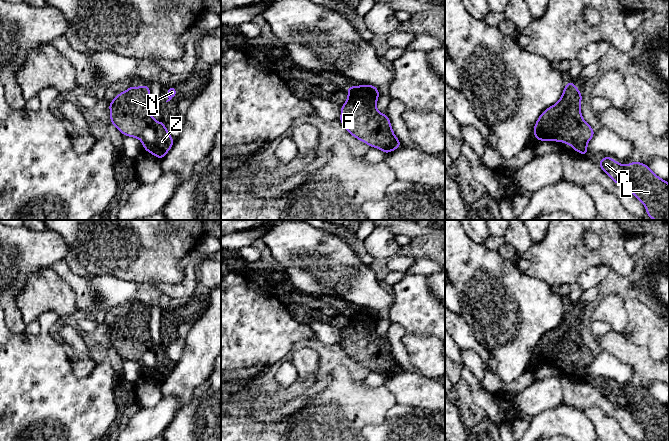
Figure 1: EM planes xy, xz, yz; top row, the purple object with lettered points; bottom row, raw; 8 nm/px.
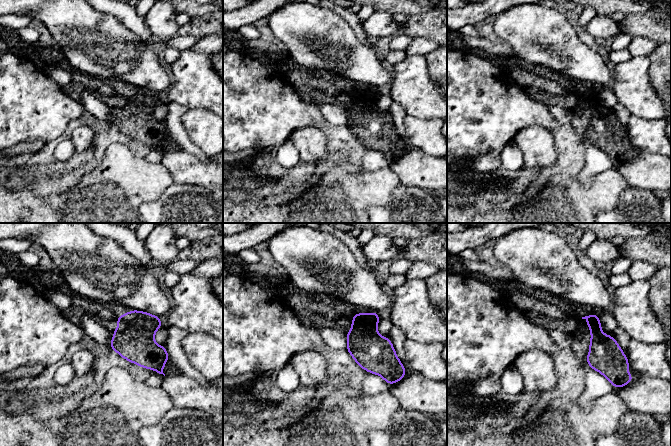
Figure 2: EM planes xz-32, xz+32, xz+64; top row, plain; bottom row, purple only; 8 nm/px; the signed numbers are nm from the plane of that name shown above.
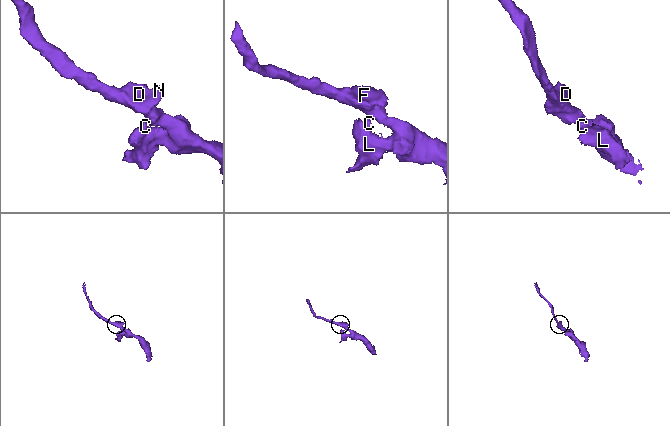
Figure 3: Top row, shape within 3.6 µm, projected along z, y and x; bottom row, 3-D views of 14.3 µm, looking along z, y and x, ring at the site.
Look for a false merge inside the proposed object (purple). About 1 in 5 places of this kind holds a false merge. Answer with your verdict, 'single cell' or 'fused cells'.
single cell

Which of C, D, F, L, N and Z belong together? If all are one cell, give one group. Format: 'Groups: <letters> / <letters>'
Groups: C D F L N Z

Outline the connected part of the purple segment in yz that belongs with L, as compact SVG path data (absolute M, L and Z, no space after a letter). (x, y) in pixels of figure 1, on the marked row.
M606 156L599 160L598 165L614 183L623 184L631 190L632 194L644 204L650 220L654 218L669 220L669 184L655 175L646 164L634 161L624 166L610 156Z

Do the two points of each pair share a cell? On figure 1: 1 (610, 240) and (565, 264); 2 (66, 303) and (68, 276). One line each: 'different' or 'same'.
1: same
2: different

